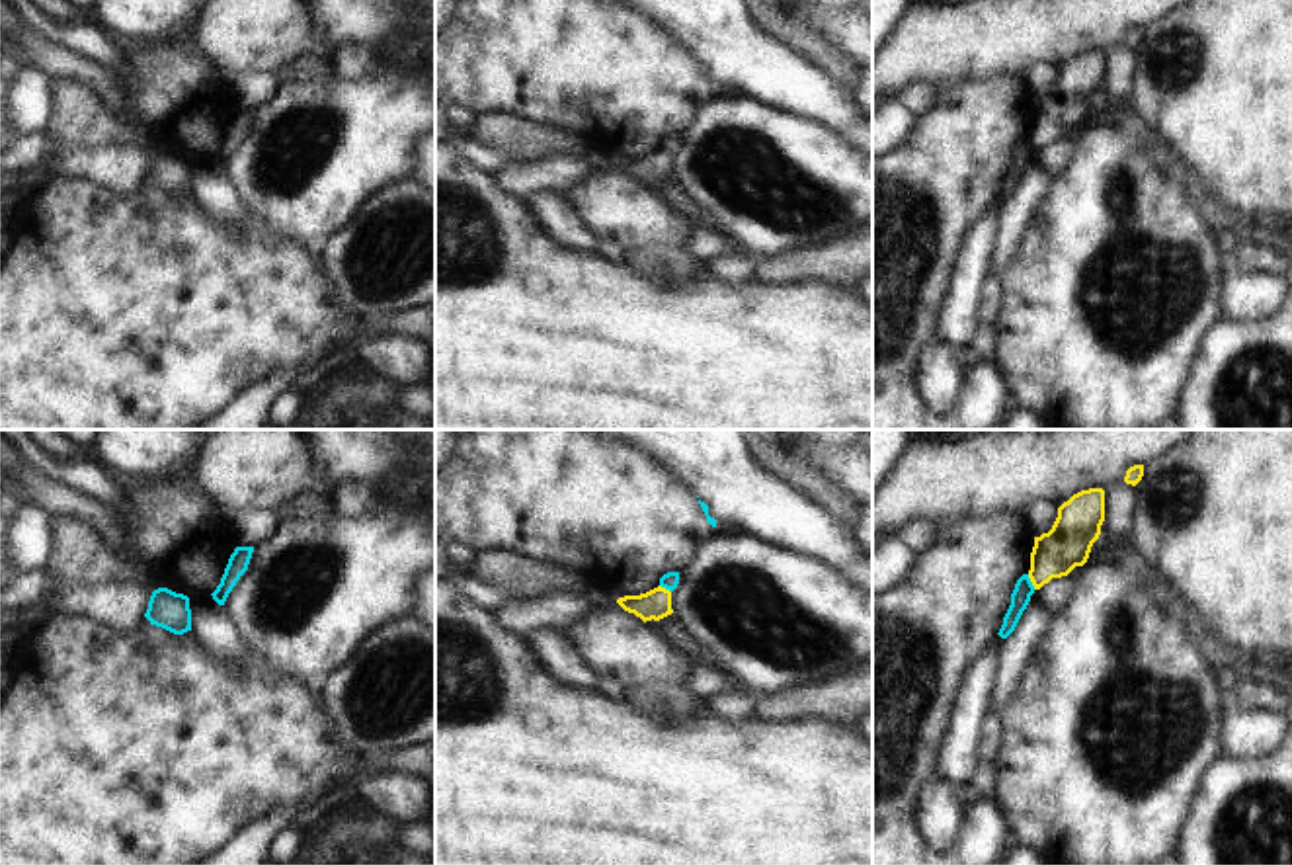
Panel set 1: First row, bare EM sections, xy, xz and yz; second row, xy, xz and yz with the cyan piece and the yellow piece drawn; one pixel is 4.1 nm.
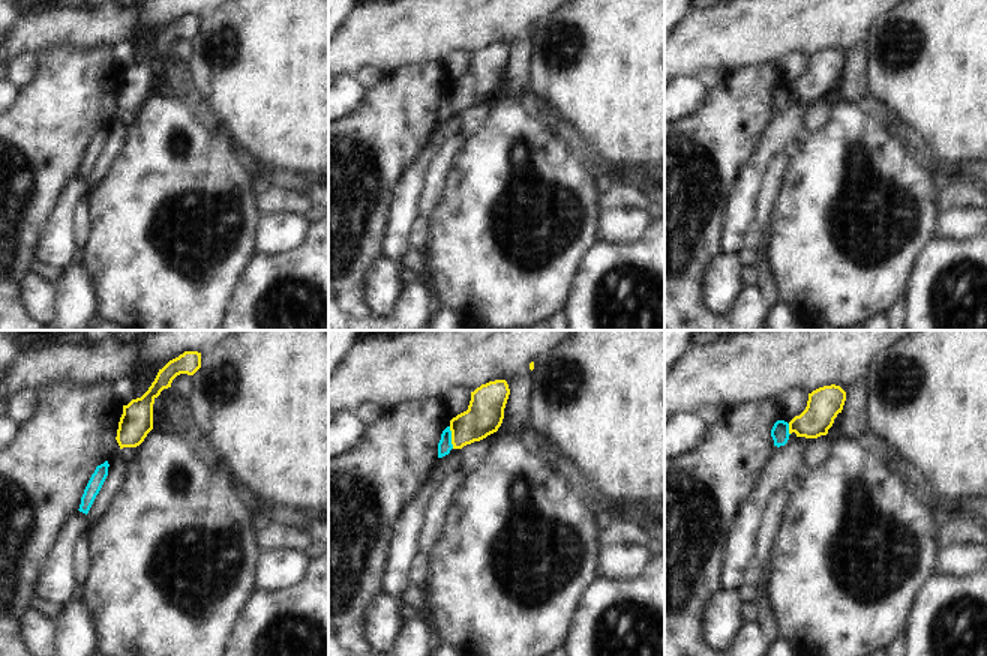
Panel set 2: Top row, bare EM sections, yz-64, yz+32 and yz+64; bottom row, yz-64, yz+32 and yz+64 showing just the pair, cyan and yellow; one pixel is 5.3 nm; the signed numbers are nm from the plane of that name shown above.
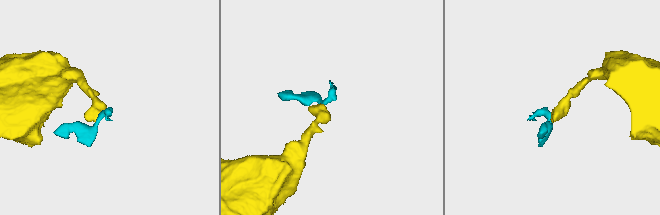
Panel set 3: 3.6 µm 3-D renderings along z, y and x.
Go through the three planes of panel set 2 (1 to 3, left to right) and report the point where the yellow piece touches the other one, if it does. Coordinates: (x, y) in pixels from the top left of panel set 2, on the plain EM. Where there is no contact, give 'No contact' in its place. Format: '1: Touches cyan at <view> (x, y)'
1: No contact
2: Touches cyan at yz+32 (450, 101)
3: Touches cyan at yz+64 (788, 93).

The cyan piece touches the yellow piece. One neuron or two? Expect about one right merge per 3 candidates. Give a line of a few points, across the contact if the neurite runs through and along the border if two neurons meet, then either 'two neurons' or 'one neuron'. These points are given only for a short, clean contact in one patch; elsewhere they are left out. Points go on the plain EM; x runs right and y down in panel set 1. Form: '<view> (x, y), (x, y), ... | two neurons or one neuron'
yz (1027, 137), (1035, 151) | two neurons

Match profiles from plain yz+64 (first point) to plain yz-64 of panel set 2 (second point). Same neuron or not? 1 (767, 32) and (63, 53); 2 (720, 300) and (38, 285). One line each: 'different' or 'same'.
1: different
2: same

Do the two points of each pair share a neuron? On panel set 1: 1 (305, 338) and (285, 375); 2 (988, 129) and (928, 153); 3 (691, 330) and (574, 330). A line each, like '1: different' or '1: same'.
1: different
2: same
3: same

